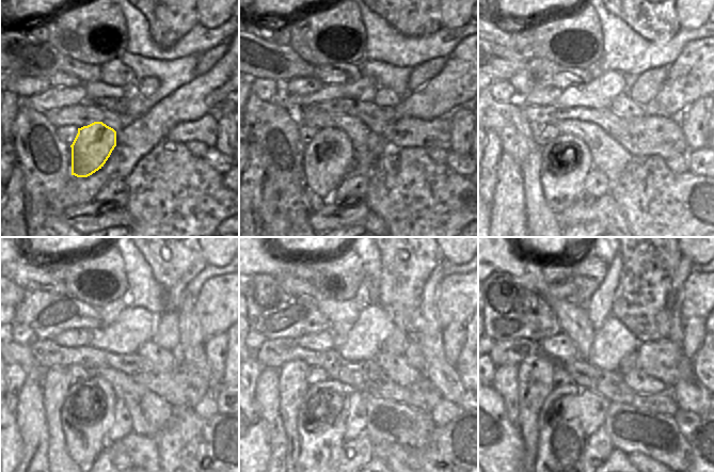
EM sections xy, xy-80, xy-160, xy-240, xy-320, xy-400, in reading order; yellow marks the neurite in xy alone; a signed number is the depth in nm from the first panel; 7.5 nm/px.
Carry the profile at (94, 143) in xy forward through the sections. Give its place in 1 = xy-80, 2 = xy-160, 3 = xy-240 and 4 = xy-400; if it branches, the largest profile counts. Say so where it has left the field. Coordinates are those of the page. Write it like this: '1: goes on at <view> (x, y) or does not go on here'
1: goes on at xy-80 (328, 158)
2: goes on at xy-160 (566, 160)
3: goes on at xy-240 (84, 443)
4: goes on at xy-400 (560, 450)

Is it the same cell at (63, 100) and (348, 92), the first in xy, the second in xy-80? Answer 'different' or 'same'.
same

